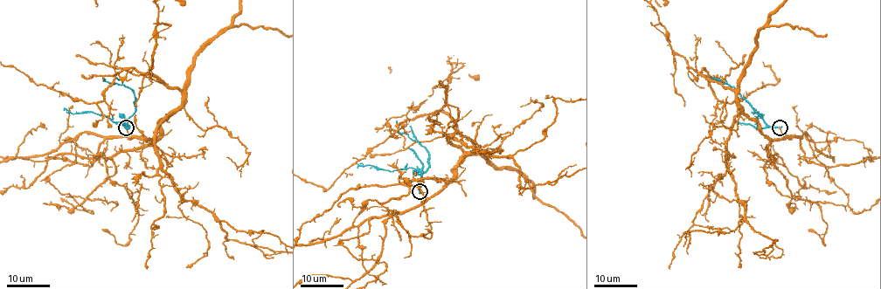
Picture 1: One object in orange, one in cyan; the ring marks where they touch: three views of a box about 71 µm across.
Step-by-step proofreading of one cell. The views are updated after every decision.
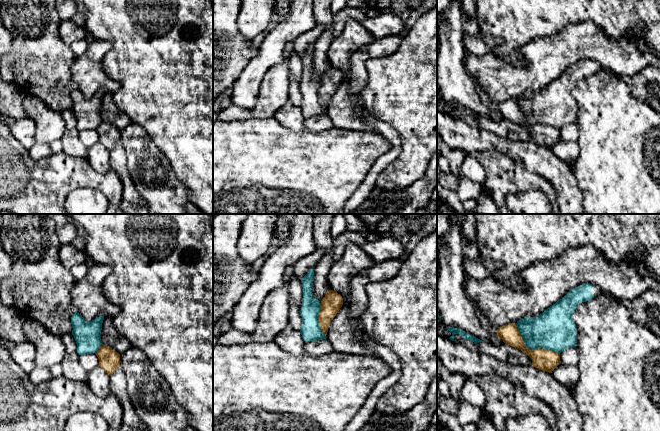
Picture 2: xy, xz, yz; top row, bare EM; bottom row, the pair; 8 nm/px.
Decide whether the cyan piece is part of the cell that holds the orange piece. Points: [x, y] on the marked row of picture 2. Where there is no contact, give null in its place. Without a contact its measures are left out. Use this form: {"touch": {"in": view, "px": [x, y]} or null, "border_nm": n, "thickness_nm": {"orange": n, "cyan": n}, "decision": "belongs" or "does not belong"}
{"touch": {"in": "yz", "px": [532, 350]}, "border_nm": 440, "thickness_nm": {"orange": 170, "cyan": 320}, "decision": "does not belong"}

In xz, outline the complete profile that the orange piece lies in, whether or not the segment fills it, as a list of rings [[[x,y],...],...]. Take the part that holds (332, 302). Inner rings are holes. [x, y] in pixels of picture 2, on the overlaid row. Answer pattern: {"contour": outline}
{"contour": [[[333,290],[326,292],[325,297],[321,301],[321,312],[319,314],[319,324],[325,335],[327,335],[330,323],[342,305],[343,299],[340,294]]]}

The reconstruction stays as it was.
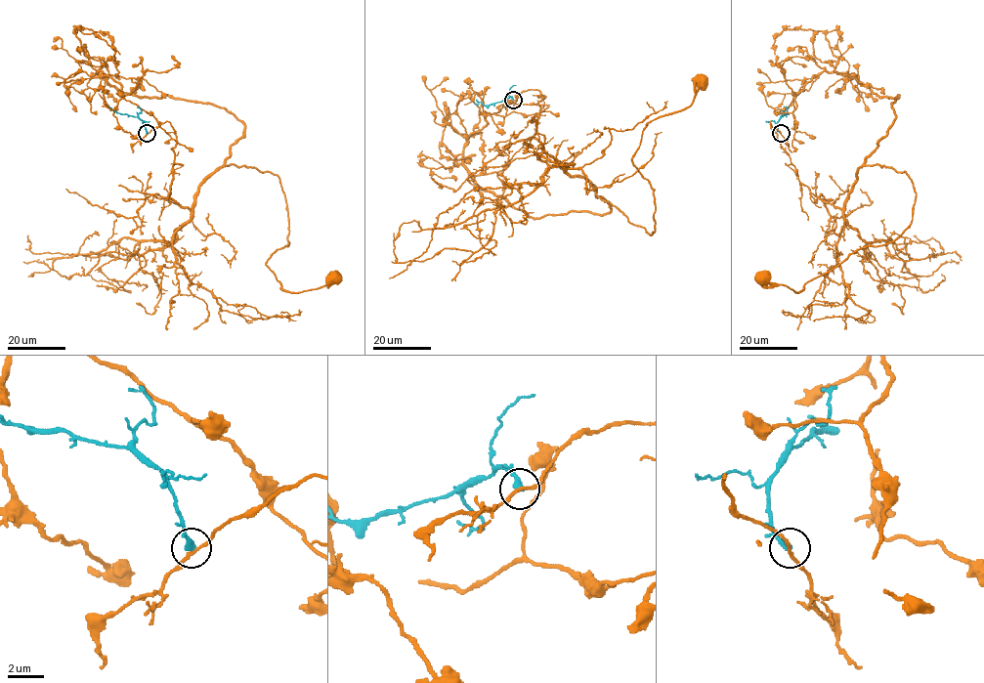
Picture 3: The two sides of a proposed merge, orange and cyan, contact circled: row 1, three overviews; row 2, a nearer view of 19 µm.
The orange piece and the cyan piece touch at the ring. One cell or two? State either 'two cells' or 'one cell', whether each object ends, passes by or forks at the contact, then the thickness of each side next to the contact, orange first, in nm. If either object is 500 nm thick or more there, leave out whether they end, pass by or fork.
two cells; orange passes by; cyan ends; calibres 180 and 360 nm

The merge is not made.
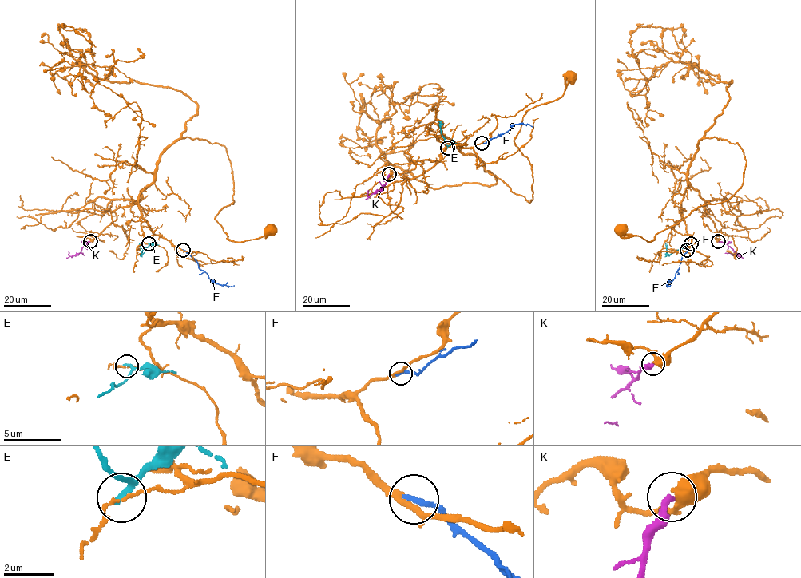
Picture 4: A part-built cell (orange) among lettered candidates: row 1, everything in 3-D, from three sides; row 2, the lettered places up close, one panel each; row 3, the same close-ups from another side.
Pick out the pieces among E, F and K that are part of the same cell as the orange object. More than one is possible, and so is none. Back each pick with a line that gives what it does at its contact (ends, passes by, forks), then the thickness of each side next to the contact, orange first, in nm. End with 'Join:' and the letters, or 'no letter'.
F: it ends; calibres 240 and 240 nm
Join: F

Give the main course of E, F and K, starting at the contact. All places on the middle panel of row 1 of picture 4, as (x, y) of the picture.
E: (447, 148), (438, 121)
F: (481, 143), (519, 124), (533, 126)
K: (389, 174), (380, 189), (368, 196), (368, 190)

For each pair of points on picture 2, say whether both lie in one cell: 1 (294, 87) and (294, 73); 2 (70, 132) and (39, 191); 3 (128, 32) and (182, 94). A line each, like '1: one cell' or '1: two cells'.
1: one cell
2: two cells
3: one cell

